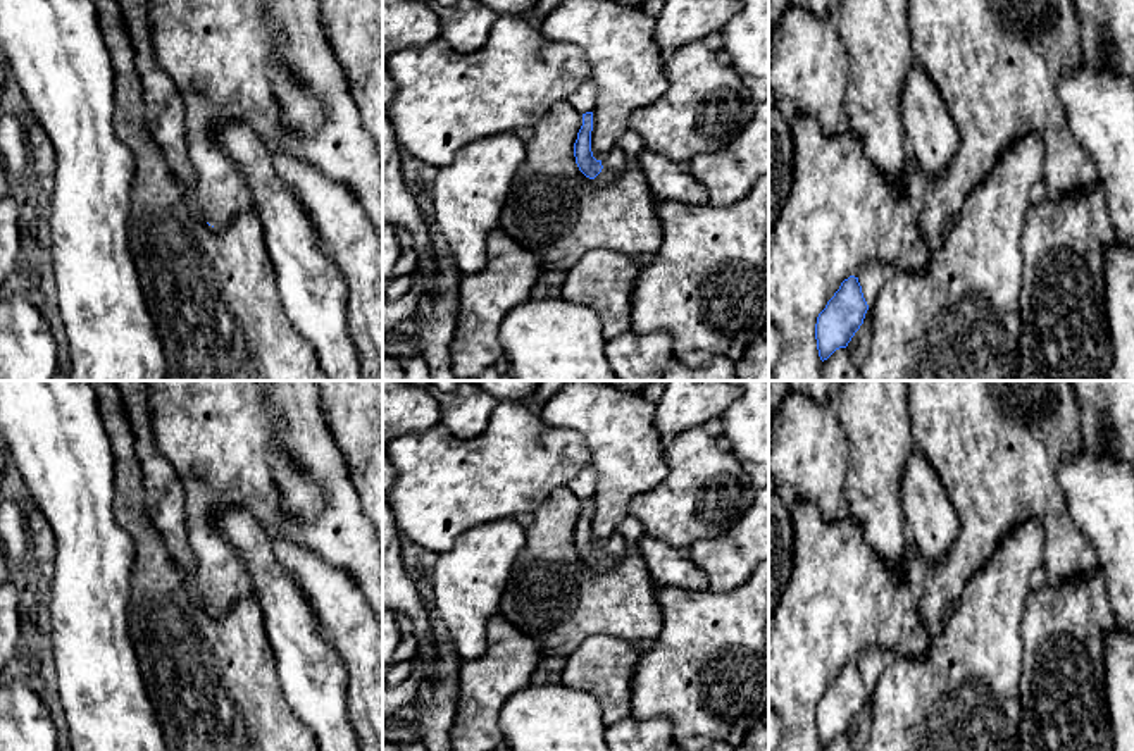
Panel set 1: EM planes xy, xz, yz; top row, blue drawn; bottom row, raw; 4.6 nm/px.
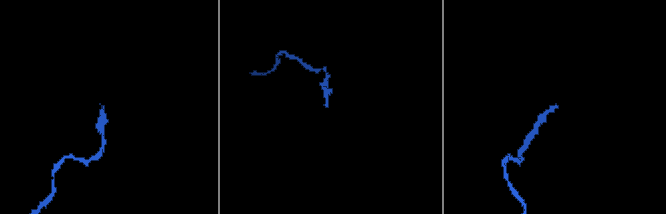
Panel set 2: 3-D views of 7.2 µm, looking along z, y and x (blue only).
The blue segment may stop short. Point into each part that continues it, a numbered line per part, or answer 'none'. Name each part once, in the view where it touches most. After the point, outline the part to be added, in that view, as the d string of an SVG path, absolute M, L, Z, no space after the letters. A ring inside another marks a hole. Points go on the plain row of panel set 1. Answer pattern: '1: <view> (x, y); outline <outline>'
1: xz (616, 548); outline M614 532L601 546L601 558L591 565L596 572L608 572L615 568L620 560L627 555L629 543L617 532Z

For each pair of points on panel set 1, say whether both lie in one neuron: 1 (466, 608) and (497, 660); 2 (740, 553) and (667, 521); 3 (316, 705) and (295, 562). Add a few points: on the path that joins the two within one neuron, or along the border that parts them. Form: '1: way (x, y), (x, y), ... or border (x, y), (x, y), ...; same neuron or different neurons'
1: border (497, 612), (488, 622), (486, 650), (462, 662); different neurons
2: border (741, 517), (722, 534), (700, 538), (686, 548); different neurons
3: border (276, 553), (281, 567), (305, 596), (319, 622); different neurons

